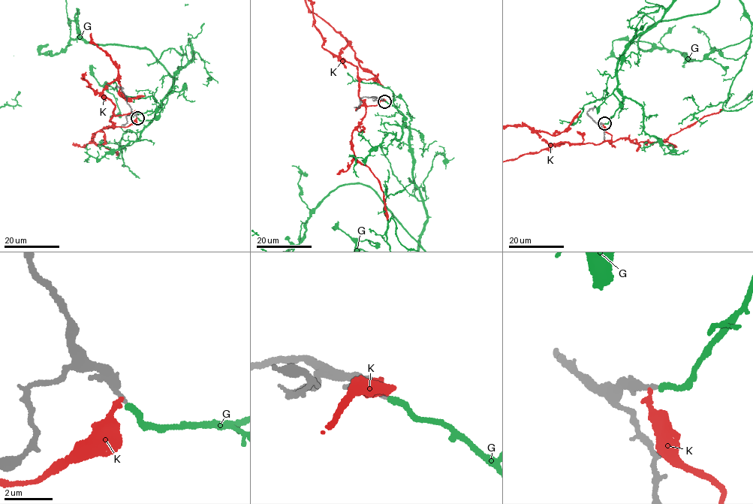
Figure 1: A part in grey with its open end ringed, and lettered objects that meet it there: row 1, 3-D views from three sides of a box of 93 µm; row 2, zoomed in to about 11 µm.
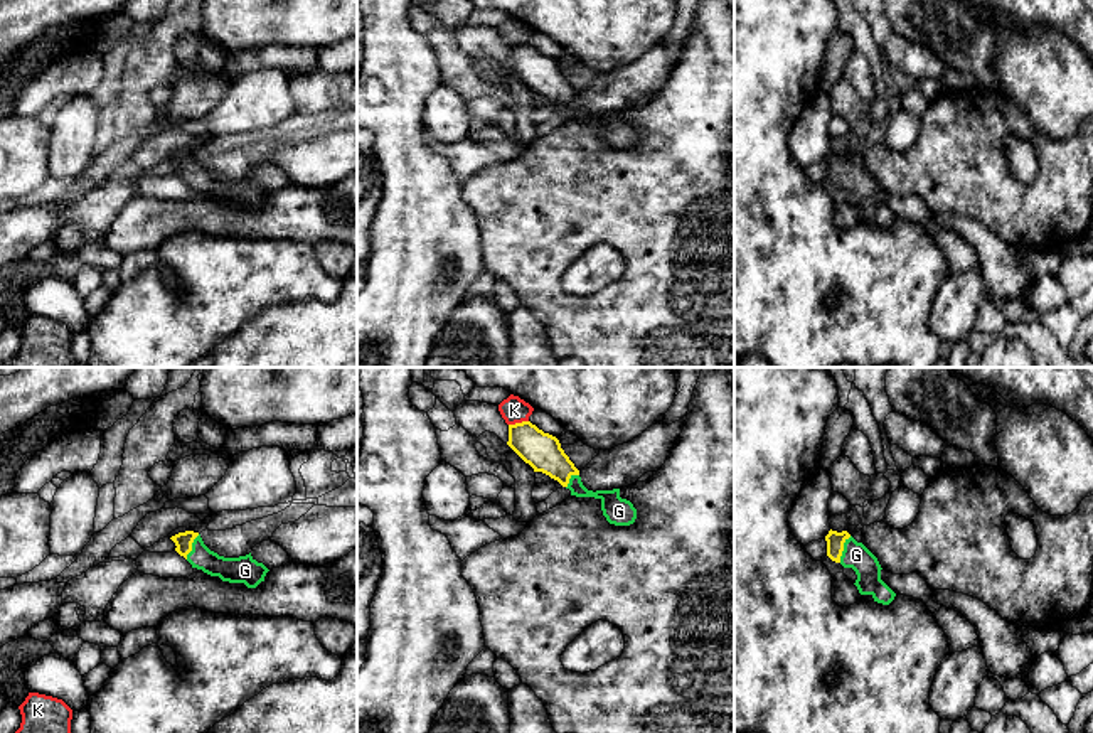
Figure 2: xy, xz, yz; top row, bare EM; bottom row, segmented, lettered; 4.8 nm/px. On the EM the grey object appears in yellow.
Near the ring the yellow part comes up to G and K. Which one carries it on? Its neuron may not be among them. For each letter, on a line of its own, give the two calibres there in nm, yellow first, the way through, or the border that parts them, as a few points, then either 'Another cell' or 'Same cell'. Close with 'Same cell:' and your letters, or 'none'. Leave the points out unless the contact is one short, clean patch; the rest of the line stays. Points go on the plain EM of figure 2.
G: Thickness 80 nm (yellow) against 120 nm. Path across: yz (834, 162), (842, 172), (856, 177). Same cell
K: Thickness 180 nm (yellow) against 130 nm. Boundary: xz (527, 42), (509, 48). Another cell
Same cell: G

